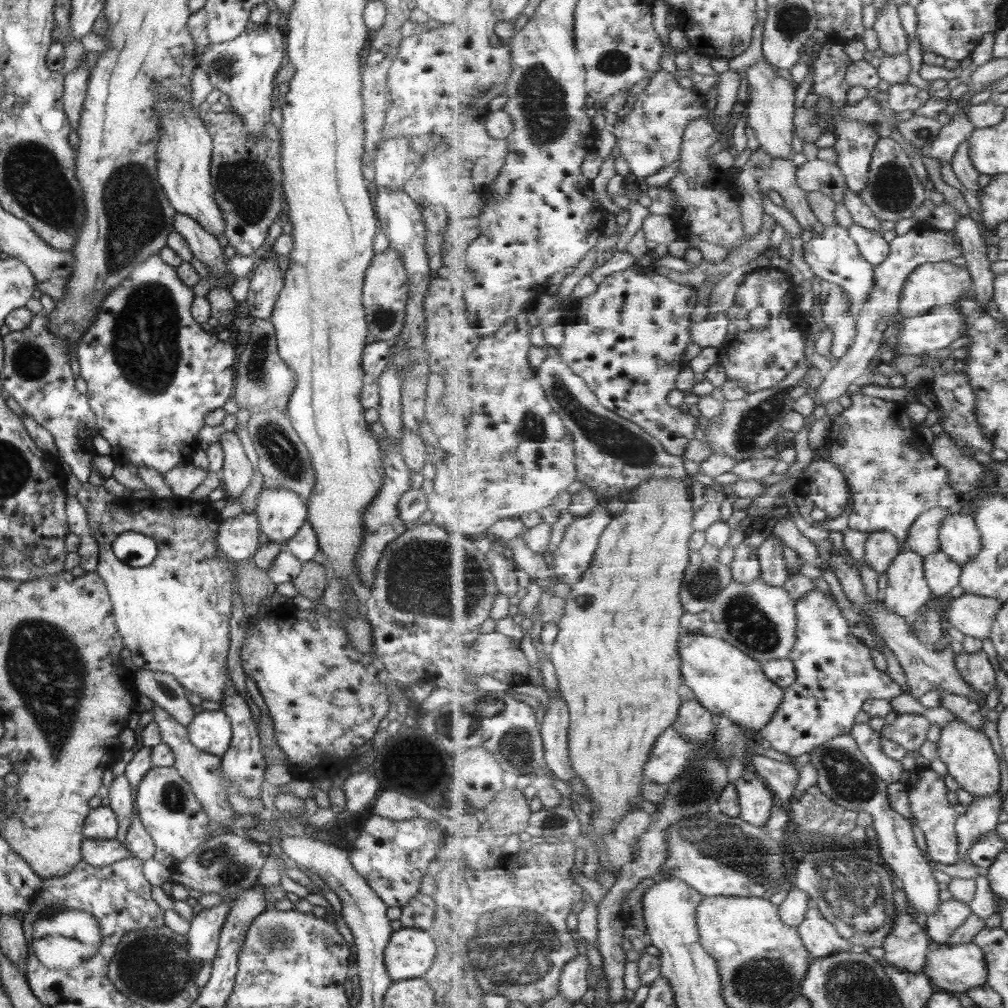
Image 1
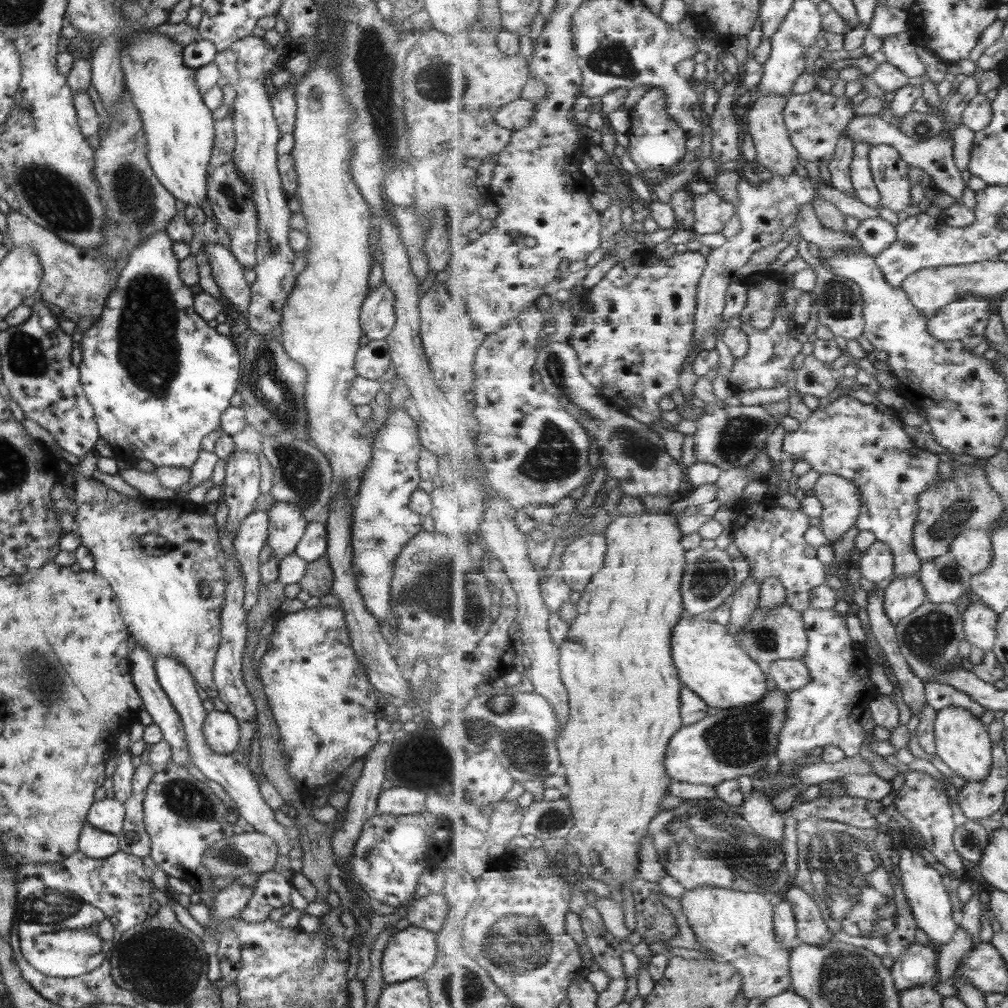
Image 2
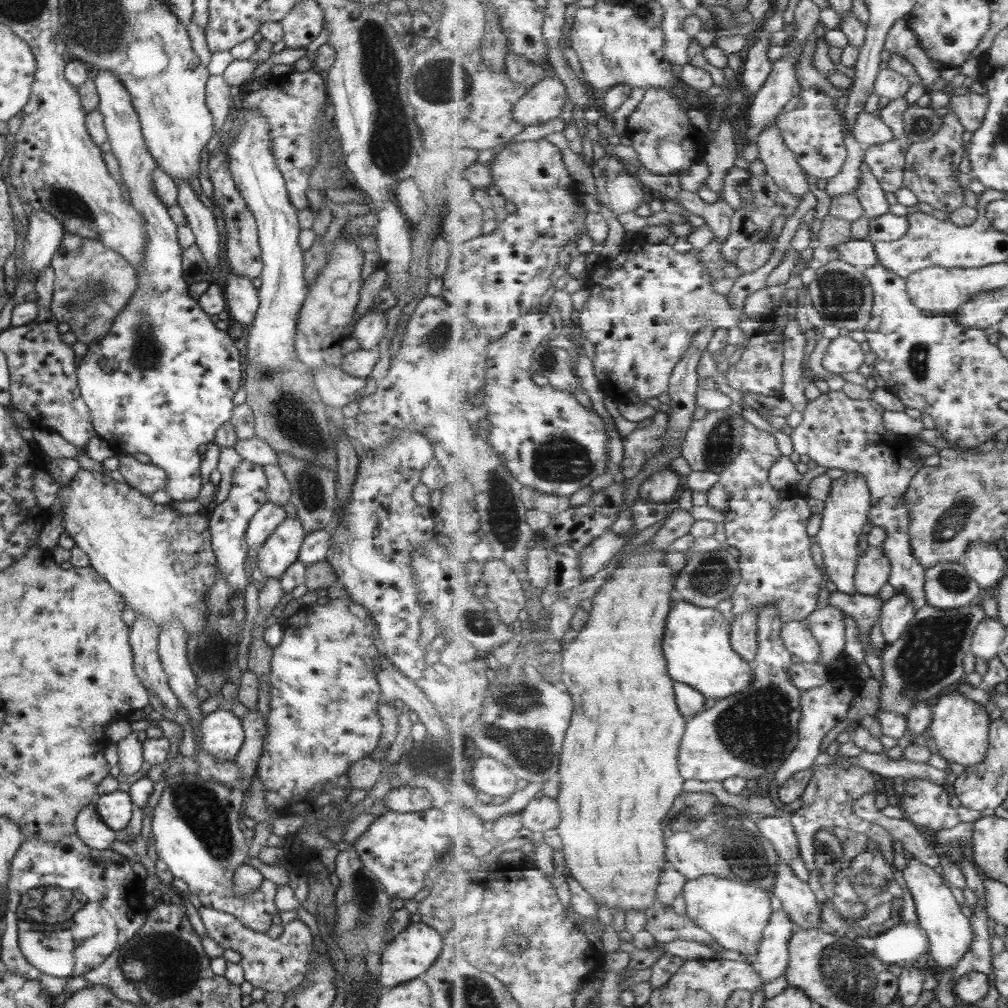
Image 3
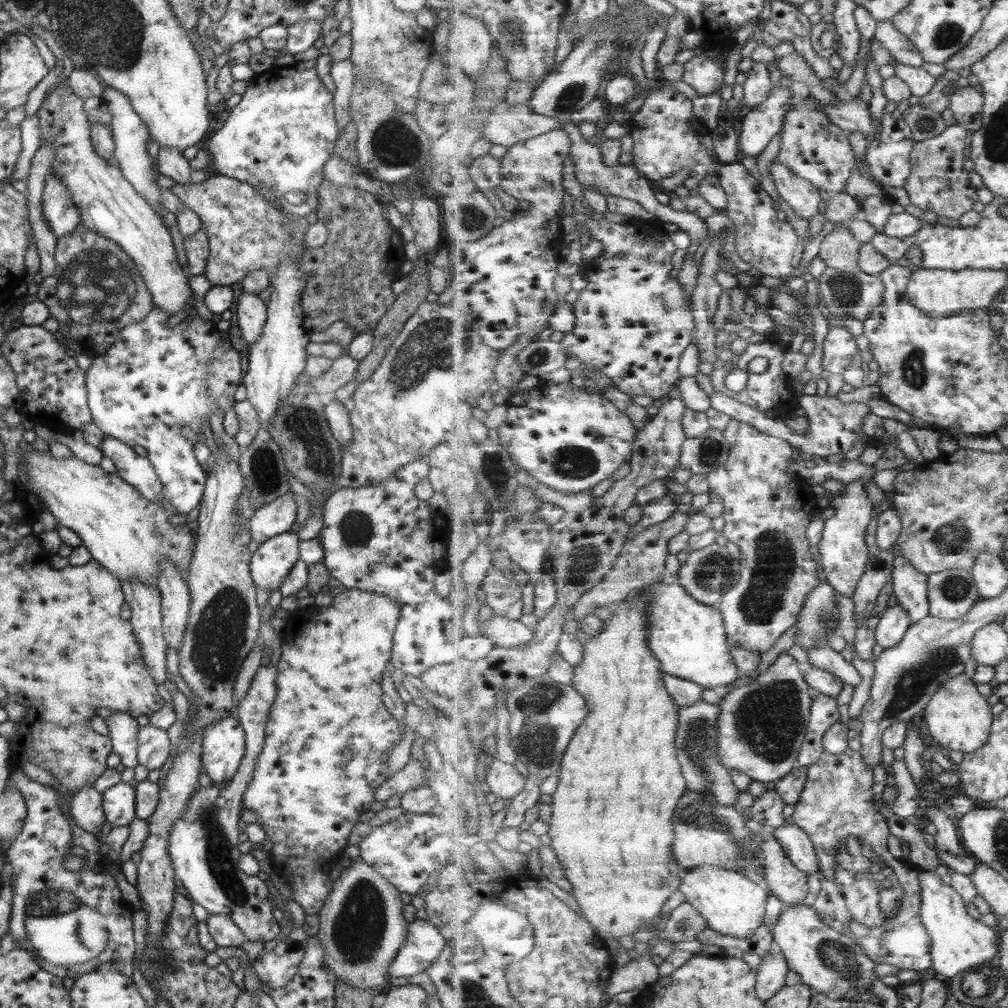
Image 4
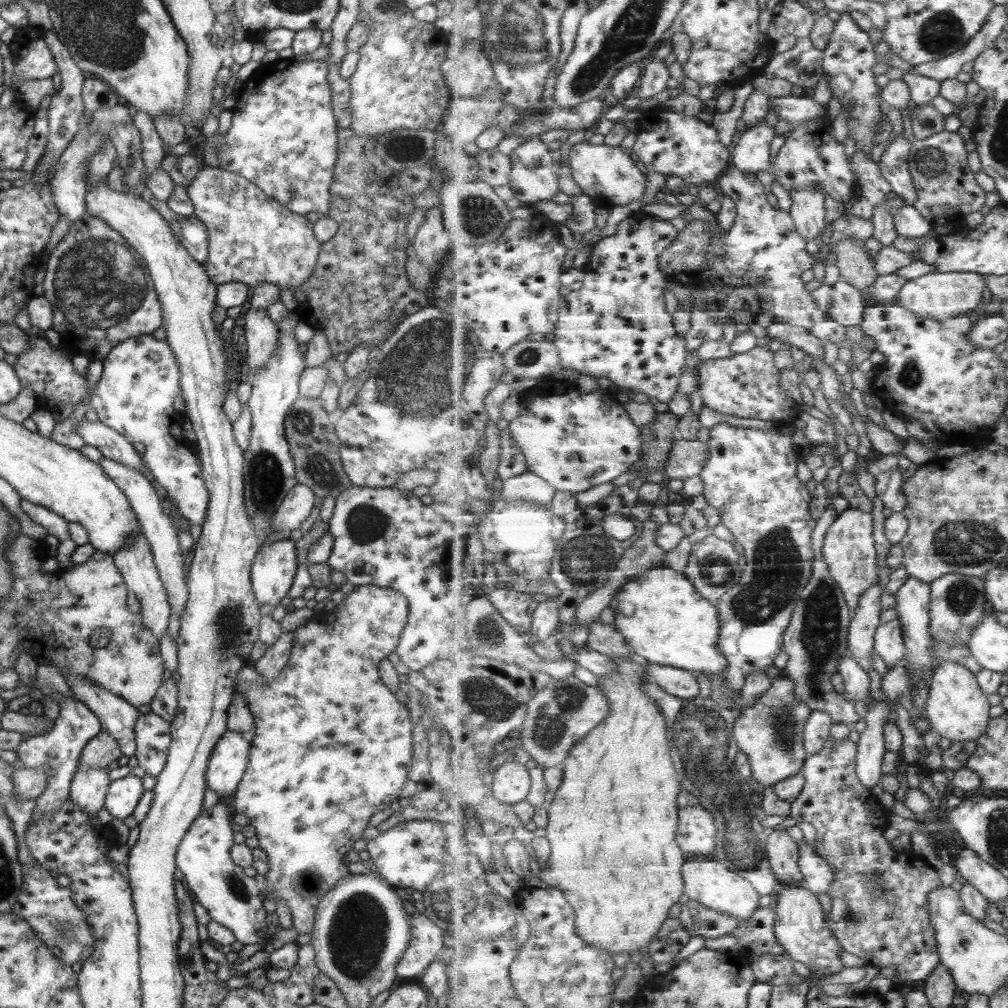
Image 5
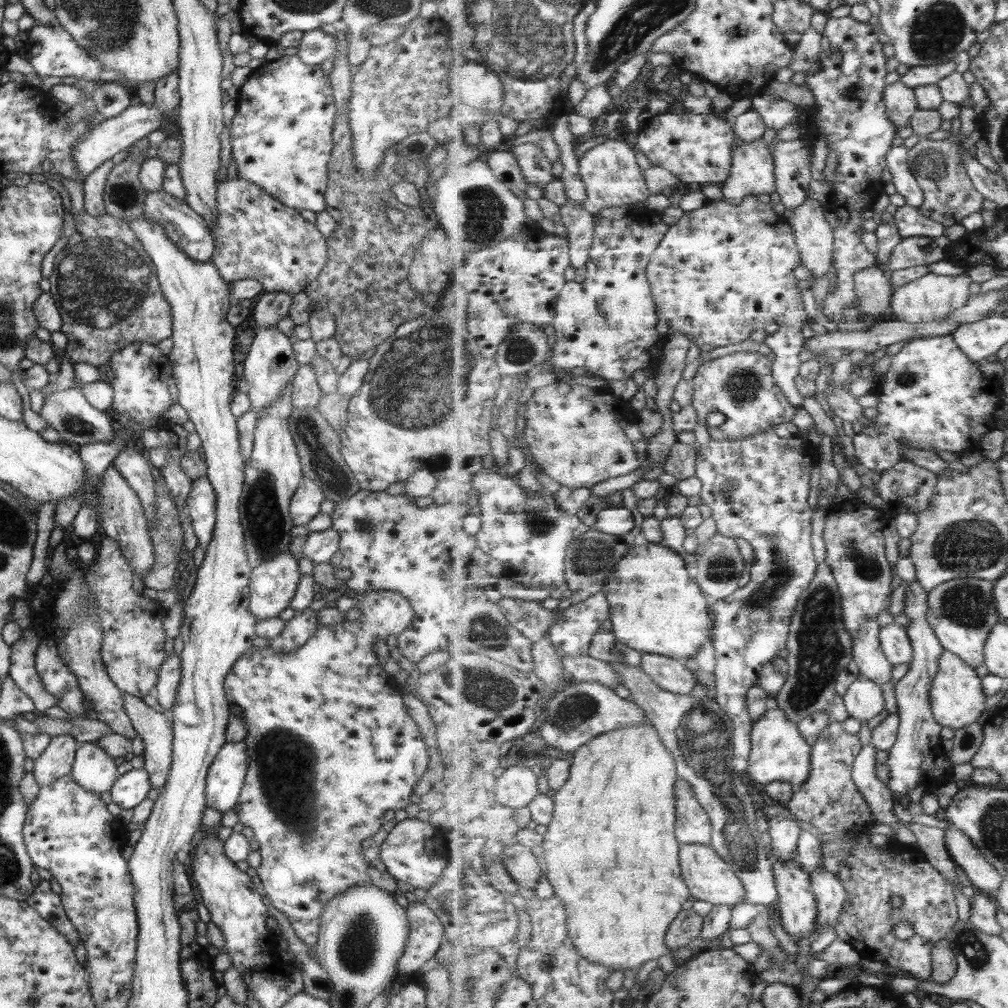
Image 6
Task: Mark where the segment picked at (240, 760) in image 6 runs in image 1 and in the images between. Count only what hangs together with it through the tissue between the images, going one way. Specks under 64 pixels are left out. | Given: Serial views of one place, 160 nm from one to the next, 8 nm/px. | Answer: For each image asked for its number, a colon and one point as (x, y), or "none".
1: (209, 731)
2: (219, 728)
3: (221, 734)
4: (222, 743)
5: (228, 758)

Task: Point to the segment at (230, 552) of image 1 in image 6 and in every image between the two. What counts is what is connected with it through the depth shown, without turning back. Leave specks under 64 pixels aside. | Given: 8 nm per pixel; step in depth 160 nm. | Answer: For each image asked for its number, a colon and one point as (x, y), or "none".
2: (251, 534)
3: (268, 517)
4: (277, 516)
5: (297, 503)
6: (304, 503)

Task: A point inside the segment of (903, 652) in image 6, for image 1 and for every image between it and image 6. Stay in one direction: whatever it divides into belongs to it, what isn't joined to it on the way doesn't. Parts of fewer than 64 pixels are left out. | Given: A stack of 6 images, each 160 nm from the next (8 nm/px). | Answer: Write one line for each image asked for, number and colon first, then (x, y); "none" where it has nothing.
1: (907, 590)
2: (903, 596)
3: (897, 612)
4: (894, 622)
5: (890, 644)

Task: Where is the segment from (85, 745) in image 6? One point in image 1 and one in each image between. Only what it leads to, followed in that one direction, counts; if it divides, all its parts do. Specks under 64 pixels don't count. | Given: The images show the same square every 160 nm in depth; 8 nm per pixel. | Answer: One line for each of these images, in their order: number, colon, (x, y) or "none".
1: (98, 853)
2: (96, 844)
3: (89, 828)
4: (85, 807)
5: (88, 787)

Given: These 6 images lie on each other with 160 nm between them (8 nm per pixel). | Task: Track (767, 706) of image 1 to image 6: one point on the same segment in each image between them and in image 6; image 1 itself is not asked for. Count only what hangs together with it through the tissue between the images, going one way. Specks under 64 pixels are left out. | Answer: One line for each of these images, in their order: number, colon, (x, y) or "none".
2: (710, 661)
3: (697, 645)
4: (689, 638)
5: (665, 620)
6: (656, 607)

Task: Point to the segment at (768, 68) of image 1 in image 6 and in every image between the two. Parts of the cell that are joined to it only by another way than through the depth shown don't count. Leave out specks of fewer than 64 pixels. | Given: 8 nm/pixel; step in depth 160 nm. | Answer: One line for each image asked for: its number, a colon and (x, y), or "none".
2: (776, 152)
3: (782, 165)
4: (803, 197)
5: (808, 208)
6: (815, 237)

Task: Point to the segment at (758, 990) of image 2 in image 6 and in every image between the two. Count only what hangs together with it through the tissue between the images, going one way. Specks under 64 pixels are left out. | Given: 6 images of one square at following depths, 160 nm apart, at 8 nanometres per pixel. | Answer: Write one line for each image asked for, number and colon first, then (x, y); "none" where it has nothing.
3: (736, 915)
4: (732, 903)
5: (708, 881)
6: (710, 878)

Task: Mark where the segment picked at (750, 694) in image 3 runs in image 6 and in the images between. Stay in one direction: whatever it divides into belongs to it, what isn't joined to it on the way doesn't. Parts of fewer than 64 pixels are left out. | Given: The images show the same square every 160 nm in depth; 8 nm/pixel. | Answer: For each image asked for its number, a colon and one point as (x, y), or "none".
4: (762, 726)
5: (772, 731)
6: (779, 752)

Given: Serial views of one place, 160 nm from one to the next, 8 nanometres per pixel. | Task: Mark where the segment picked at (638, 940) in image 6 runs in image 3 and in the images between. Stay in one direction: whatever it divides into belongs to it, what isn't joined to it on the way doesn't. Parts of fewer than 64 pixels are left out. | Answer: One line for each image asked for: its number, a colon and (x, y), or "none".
3: (619, 774)
4: (620, 858)
5: (626, 760)

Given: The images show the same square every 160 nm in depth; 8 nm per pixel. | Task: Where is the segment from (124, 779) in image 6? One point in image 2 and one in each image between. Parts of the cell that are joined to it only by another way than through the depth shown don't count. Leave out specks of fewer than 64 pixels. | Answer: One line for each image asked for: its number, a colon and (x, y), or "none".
2: (106, 815)
3: (114, 809)
4: (118, 801)
5: (122, 795)

